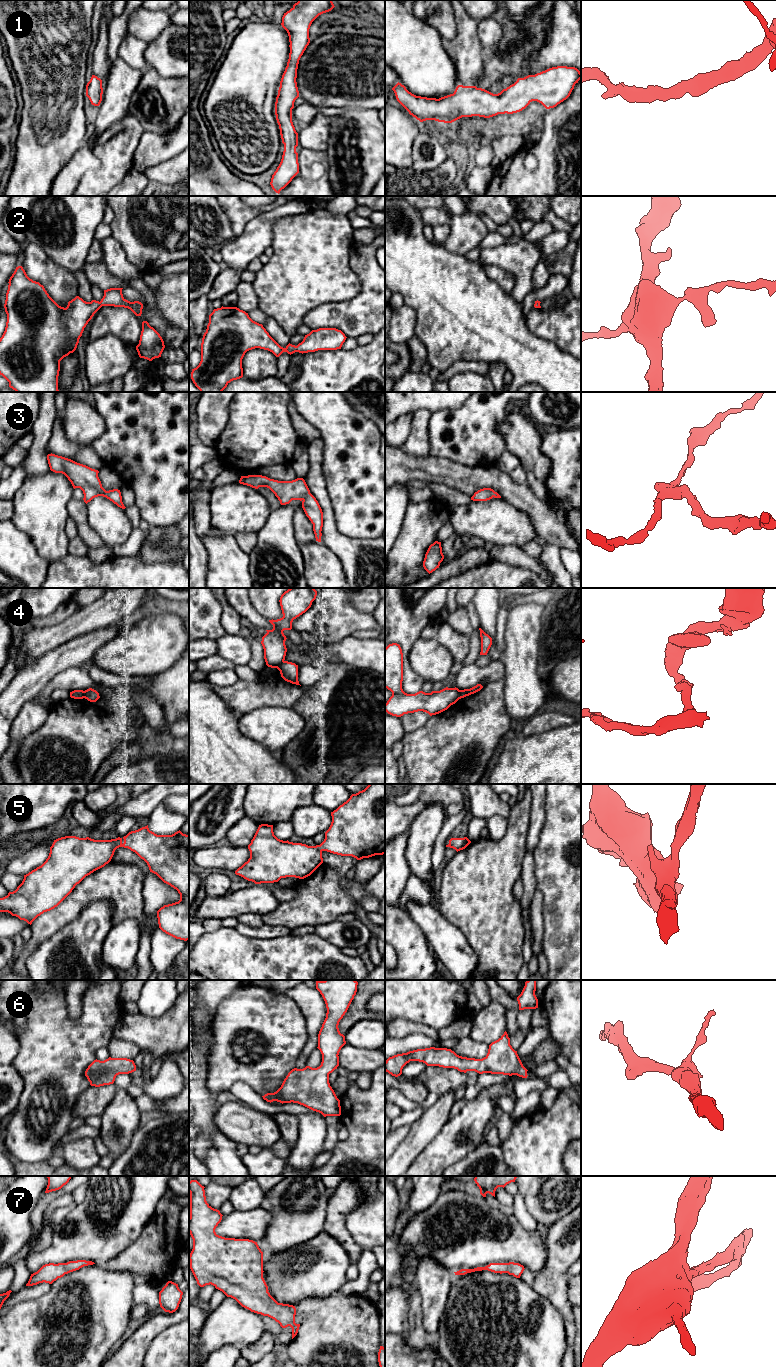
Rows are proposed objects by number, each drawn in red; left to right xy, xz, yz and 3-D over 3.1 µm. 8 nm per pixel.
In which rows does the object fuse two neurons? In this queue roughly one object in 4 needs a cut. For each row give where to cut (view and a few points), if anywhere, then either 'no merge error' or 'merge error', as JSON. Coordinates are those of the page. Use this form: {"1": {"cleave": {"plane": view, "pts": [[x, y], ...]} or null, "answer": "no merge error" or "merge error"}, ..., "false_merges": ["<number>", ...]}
{"1": {"cleave": null, "answer": "no merge error"}, "2": {"cleave": null, "answer": "no merge error"}, "3": {"cleave": null, "answer": "no merge error"}, "4": {"cleave": {"plane": "yz", "pts": [[459, 690], [460, 698]]}, "answer": "merge error"}, "5": {"cleave": null, "answer": "no merge error"}, "6": {"cleave": null, "answer": "no merge error"}, "7": {"cleave": null, "answer": "no merge error"}, "false_merges": ["4"]}

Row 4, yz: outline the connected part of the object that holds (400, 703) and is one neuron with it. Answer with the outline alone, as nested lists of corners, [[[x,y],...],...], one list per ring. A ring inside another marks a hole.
[[[392,643],[385,648],[385,688],[392,692],[392,696],[385,704],[385,711],[396,717],[401,717],[404,714],[423,711],[430,716],[439,714],[447,710],[451,705],[455,704],[460,699],[460,690],[458,688],[444,688],[440,691],[432,691],[425,693],[419,691],[415,694],[407,694],[402,689],[403,681],[403,653],[399,644]]]

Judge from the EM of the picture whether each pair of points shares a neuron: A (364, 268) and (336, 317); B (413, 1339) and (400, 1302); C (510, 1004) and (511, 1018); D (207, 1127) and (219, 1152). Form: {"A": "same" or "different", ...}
{"A": "same", "B": "different", "C": "same", "D": "same"}

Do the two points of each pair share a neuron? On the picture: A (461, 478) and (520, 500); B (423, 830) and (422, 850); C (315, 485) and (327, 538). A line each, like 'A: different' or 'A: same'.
A: same
B: same
C: same

